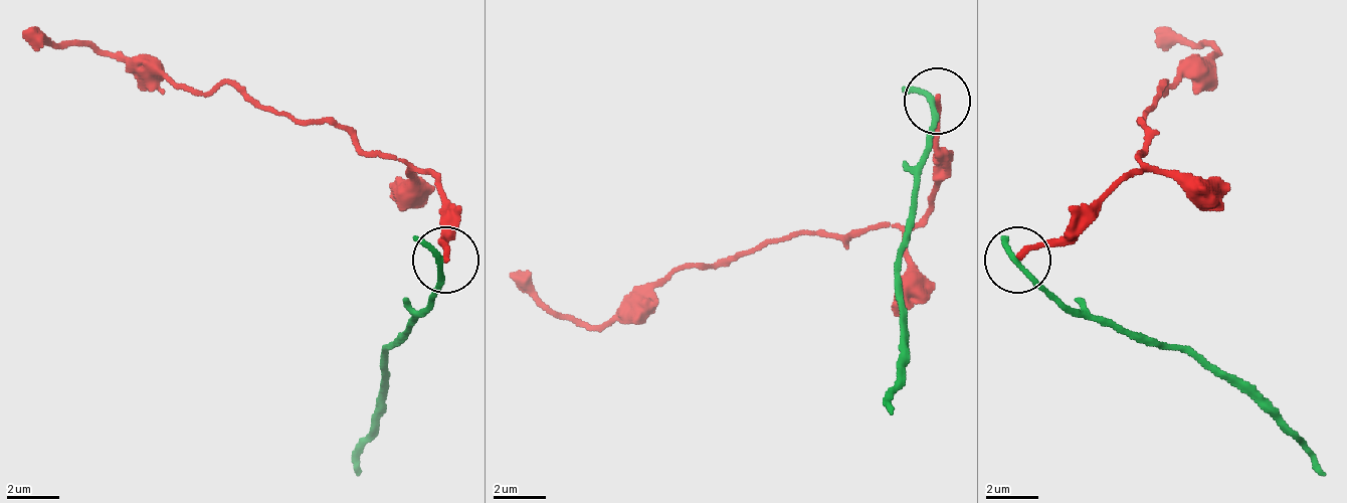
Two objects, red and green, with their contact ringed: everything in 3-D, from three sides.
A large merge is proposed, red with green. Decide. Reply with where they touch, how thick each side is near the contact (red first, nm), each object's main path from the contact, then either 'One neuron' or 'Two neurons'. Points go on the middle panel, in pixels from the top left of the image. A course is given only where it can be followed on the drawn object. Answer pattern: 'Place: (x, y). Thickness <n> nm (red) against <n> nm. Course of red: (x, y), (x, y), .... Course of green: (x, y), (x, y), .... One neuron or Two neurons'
Place: (937, 101). Thickness 240 nm (red) against 180 nm. Course of red: (935, 102), (936, 201), (908, 227), (758, 241), (723, 268), (678, 268), (595, 327), (562, 321), (508, 275). Course of green: (935, 102), (925, 149), (896, 247), (903, 380), (893, 413). Two neurons

